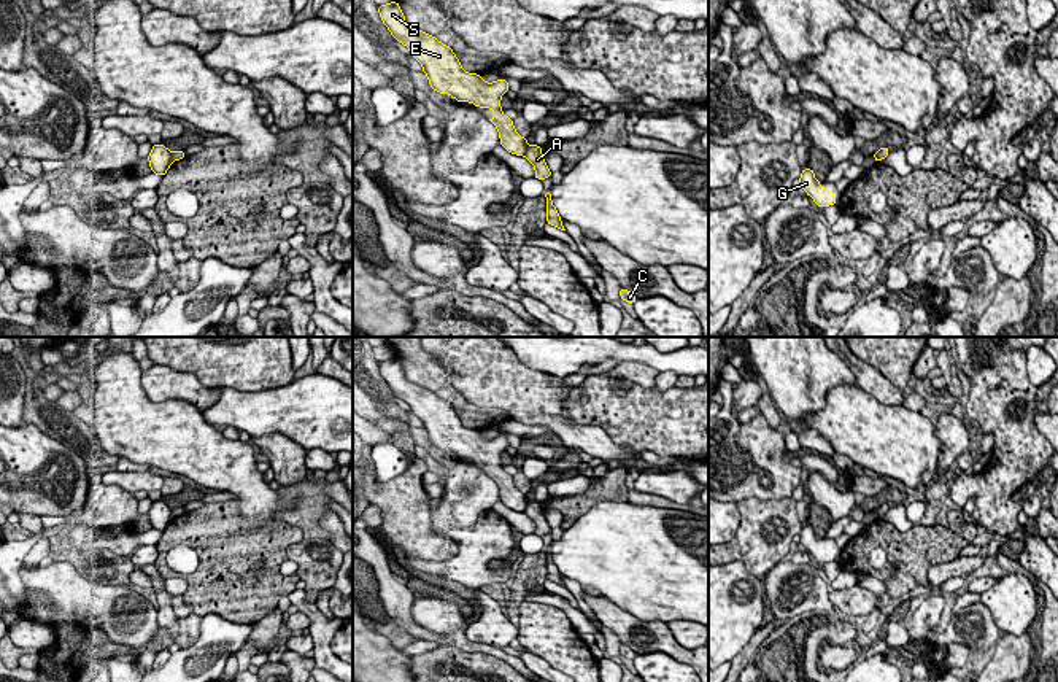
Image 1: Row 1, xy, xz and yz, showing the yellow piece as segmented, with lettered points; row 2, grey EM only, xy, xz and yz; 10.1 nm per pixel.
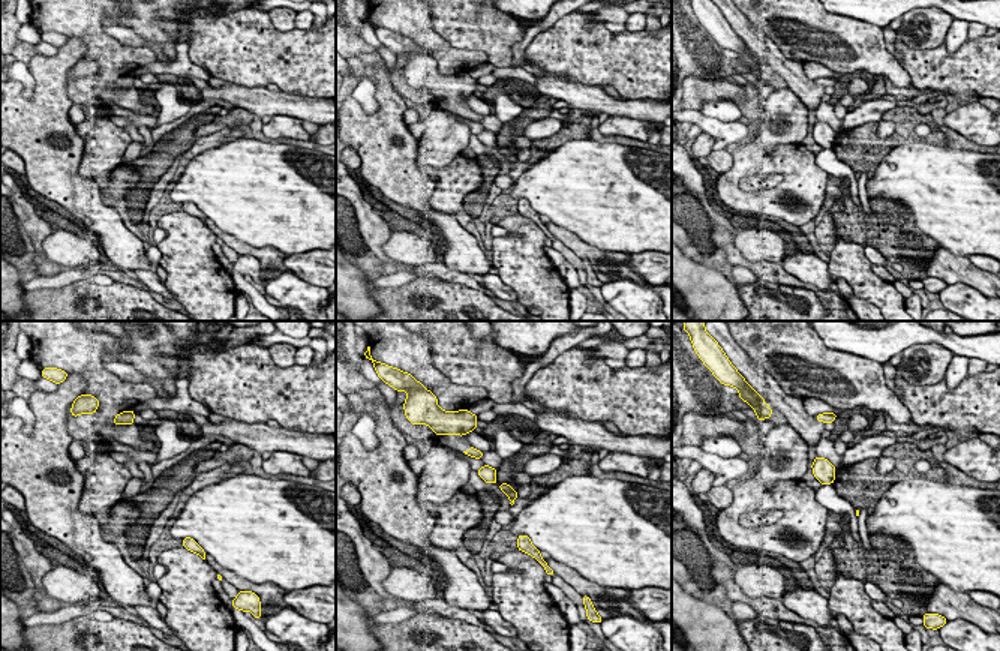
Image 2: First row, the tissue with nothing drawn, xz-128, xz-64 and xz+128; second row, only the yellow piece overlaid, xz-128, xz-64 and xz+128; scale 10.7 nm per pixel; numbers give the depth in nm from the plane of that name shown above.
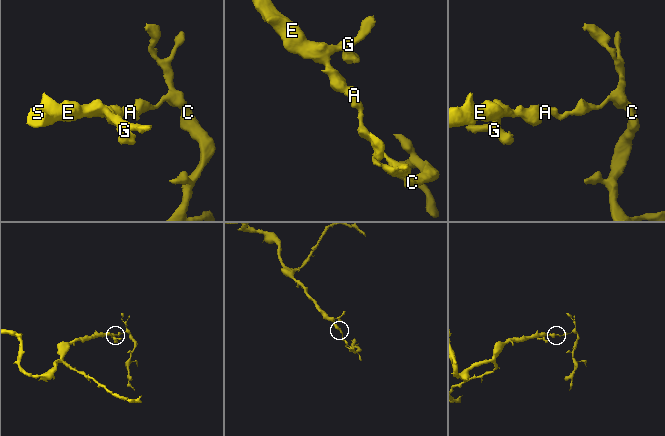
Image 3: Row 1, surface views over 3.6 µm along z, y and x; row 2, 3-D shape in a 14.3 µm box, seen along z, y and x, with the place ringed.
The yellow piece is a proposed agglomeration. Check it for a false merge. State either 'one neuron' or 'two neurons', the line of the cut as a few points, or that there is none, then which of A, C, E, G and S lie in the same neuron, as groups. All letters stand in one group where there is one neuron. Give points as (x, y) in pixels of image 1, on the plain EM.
two neurons; cut in xz along (528, 501), (523, 511); A C / E G S

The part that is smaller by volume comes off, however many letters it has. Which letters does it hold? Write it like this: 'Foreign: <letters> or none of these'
Foreign: A, C

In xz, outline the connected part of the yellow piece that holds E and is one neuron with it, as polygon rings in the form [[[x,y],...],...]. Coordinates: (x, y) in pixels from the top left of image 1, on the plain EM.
[[[397,358],[380,361],[378,369],[391,391],[405,401],[423,421],[423,428],[434,447],[450,450],[458,458],[472,458],[475,463],[492,464],[494,474],[489,477],[499,486],[499,499],[512,510],[526,510],[527,496],[515,486],[513,475],[507,474],[500,466],[500,453],[510,445],[507,436],[486,439],[480,431],[464,428],[450,402],[405,378]]]

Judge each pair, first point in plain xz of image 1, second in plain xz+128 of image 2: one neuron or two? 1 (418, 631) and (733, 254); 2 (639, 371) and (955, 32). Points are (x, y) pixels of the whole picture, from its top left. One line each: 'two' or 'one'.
1: one
2: two

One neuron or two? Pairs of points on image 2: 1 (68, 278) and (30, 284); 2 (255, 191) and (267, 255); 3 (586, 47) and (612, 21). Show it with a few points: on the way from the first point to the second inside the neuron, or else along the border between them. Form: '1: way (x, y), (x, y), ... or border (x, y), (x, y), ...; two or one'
1: way (59, 281), (39, 282); one
2: border (233, 234), (251, 245), (273, 246), (288, 255); two
3: border (589, 15), (612, 32), (625, 30); two

